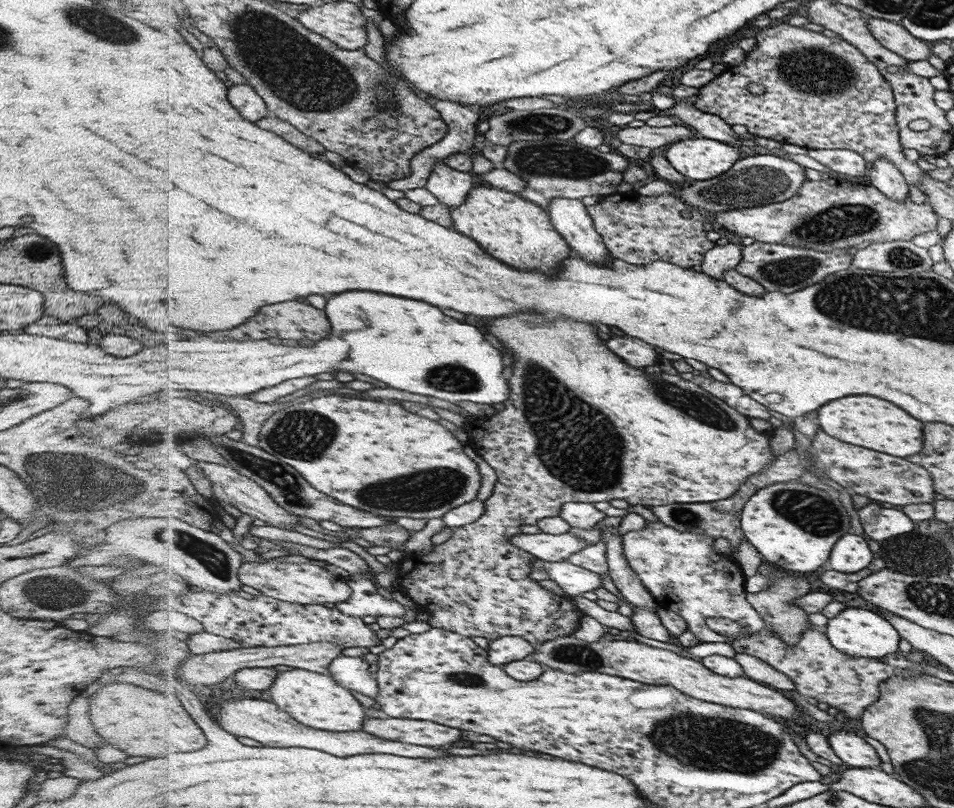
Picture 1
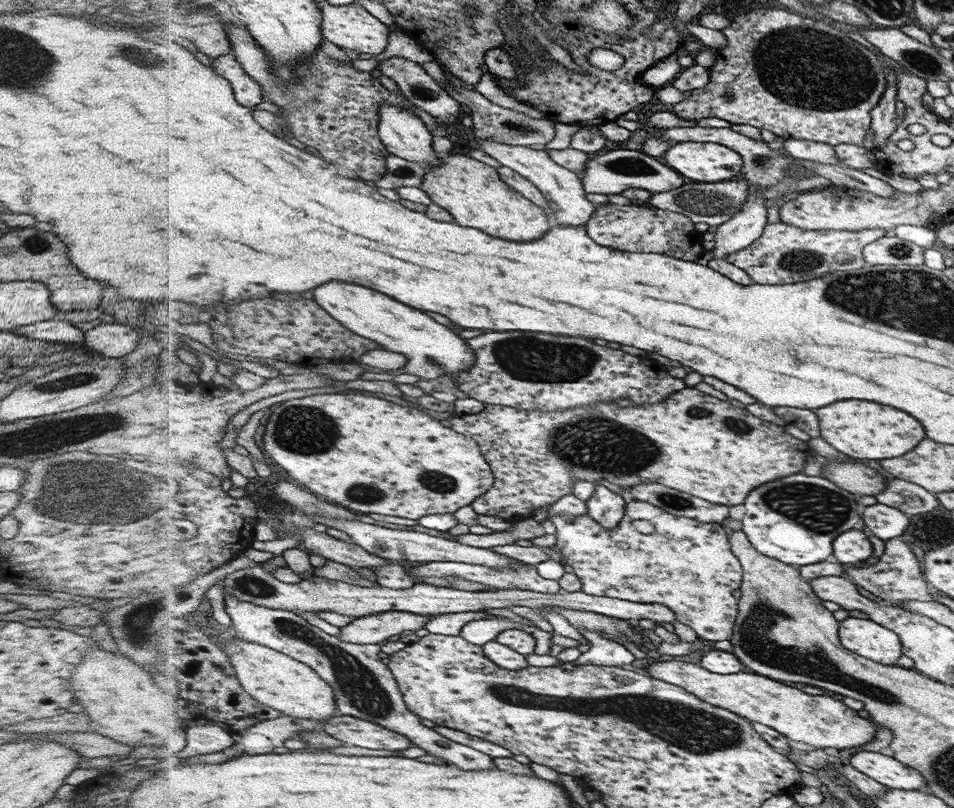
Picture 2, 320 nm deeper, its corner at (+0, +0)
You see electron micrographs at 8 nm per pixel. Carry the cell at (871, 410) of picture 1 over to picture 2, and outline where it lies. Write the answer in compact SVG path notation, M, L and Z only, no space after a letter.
M836 402L832 406L816 410L816 414L820 414L820 426L824 426L822 438L838 452L864 462L898 458L916 448L916 444L926 438L922 424L910 414L876 402Z

